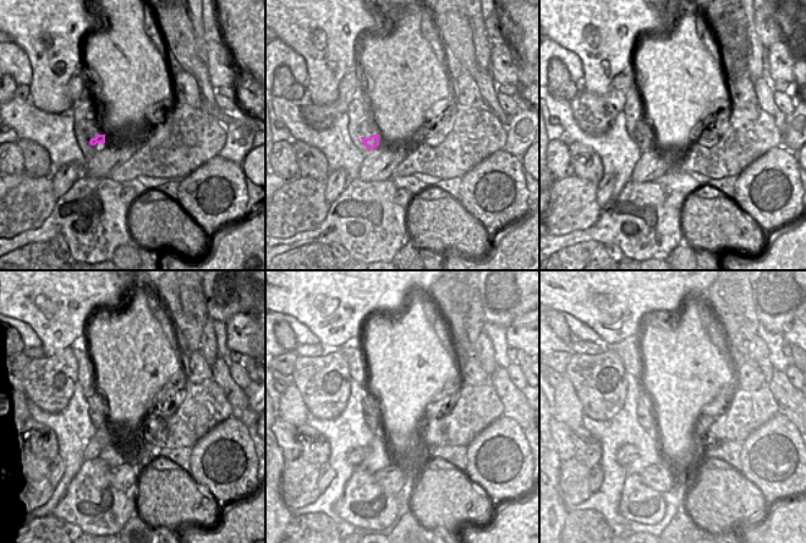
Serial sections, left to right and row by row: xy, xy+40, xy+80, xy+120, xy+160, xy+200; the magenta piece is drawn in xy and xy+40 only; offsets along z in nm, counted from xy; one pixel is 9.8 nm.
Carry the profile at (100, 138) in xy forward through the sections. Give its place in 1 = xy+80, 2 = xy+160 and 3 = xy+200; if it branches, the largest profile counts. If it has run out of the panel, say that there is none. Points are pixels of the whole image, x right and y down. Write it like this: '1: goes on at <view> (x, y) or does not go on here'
1: goes on at xy+80 (645, 142)
2: goes on at xy+160 (372, 418)
3: goes on at xy+200 (646, 416)

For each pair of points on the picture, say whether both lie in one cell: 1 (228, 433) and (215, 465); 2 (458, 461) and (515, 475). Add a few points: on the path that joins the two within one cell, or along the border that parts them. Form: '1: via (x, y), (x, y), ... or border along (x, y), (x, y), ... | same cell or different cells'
1: via (228, 440), (226, 454), (223, 458) | same cell
2: border along (467, 446), (467, 465), (462, 470) | different cells

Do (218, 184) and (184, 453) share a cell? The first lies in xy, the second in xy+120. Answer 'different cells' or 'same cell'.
different cells

